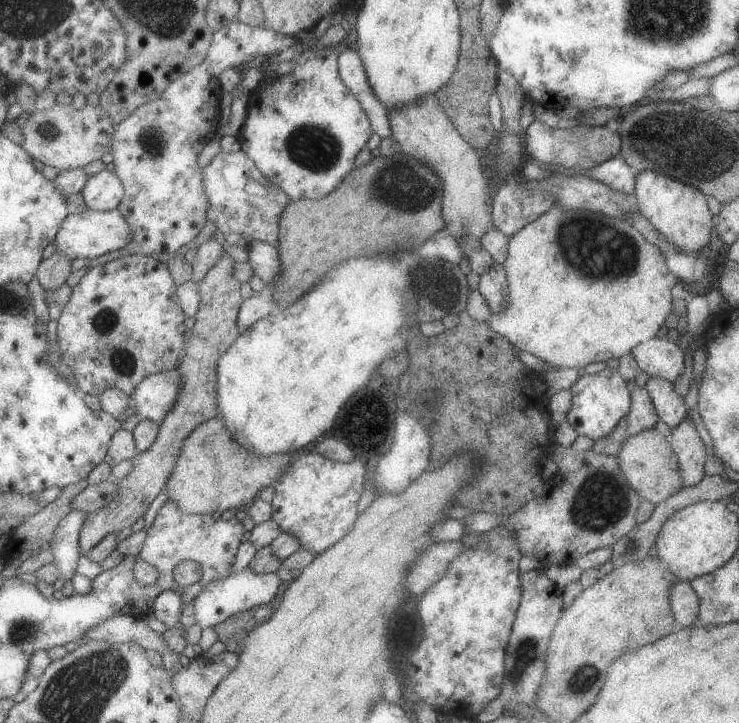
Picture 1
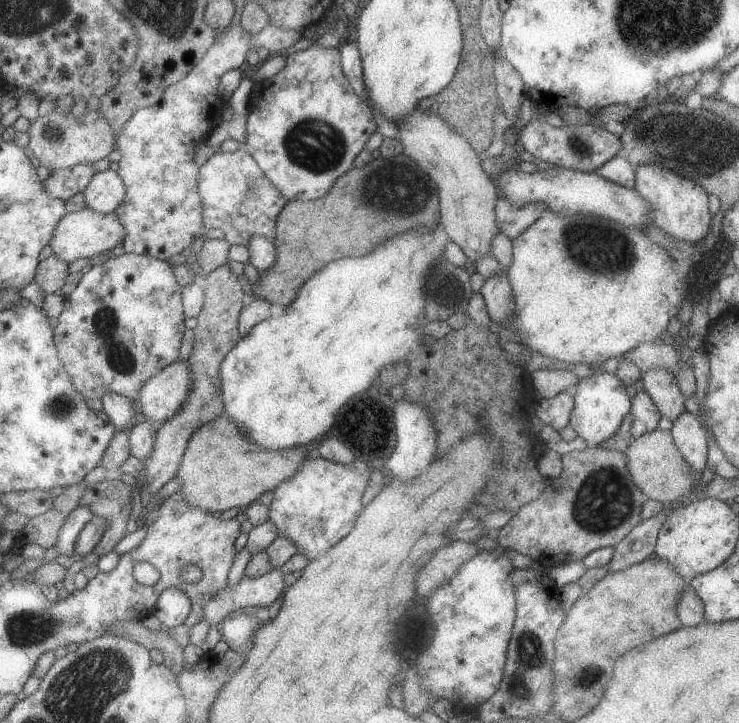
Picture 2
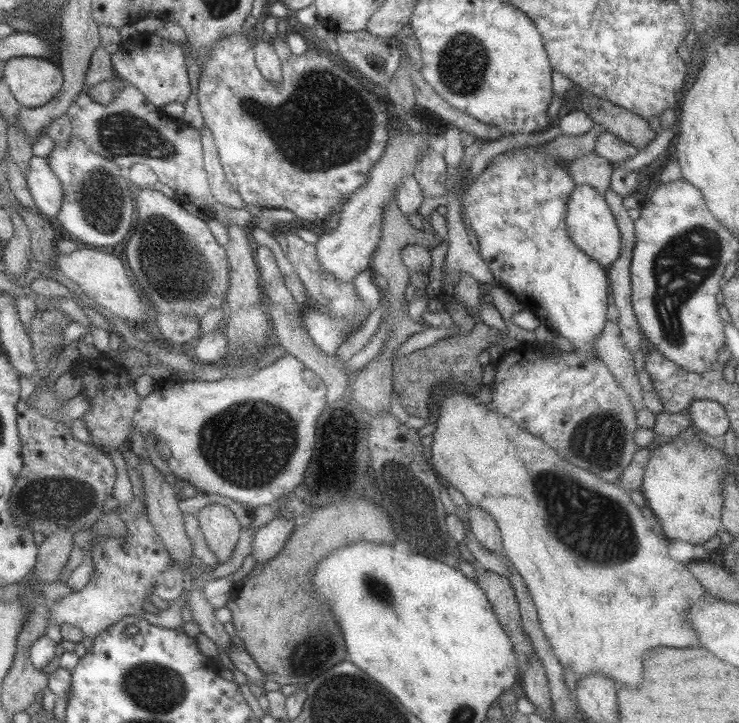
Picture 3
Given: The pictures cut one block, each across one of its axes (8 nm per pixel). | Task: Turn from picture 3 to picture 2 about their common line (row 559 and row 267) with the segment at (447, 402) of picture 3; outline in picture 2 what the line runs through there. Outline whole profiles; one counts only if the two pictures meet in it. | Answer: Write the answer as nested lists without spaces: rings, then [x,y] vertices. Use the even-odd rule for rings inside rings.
[[[546,211],[542,217],[535,220],[527,229],[524,229],[511,244],[511,263],[506,268],[506,278],[512,295],[512,308],[514,323],[510,324],[512,332],[516,335],[516,340],[529,352],[537,352],[543,357],[557,360],[565,364],[595,365],[607,359],[619,358],[629,350],[636,348],[639,344],[654,341],[660,334],[666,331],[666,327],[671,318],[677,316],[678,308],[682,299],[688,296],[691,288],[691,280],[679,277],[672,268],[672,261],[661,246],[653,244],[651,240],[639,229],[628,228],[620,223],[601,219],[592,215],[575,214],[560,216],[552,211]]]

